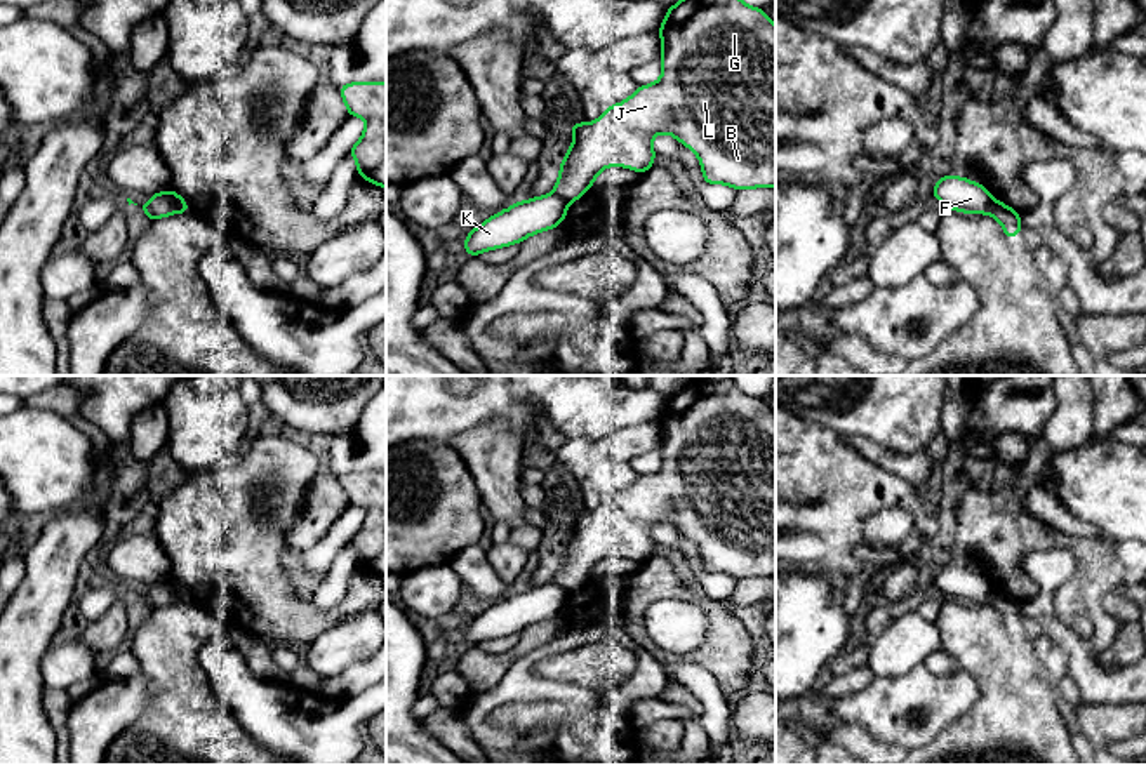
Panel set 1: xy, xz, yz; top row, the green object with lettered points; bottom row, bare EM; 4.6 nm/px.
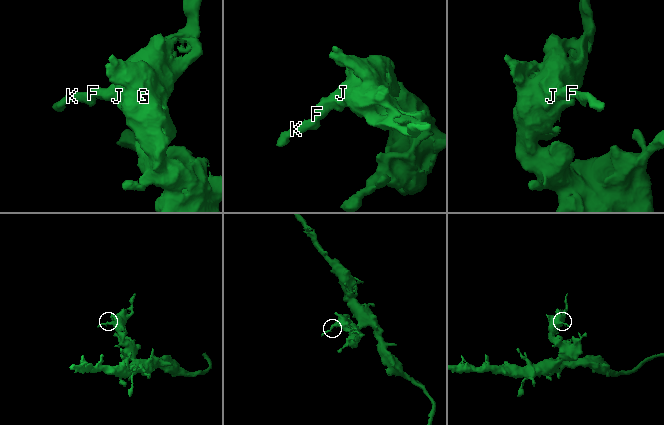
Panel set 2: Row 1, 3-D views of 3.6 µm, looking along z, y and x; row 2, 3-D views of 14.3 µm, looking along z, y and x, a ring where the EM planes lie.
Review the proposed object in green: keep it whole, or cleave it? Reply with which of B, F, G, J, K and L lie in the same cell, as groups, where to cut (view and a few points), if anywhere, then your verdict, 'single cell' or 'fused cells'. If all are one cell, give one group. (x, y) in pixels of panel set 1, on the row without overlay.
B F G J L / K; cut in xy along (166, 581), (176, 600); fused cells

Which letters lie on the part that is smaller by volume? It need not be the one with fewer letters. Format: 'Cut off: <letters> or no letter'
Cut off: K

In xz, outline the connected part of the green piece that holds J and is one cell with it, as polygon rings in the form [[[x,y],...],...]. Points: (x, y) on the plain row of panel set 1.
[[[730,377],[696,379],[668,398],[657,422],[663,431],[661,468],[650,475],[638,475],[628,489],[607,496],[598,509],[570,515],[574,532],[560,553],[553,582],[567,593],[576,591],[610,555],[647,562],[656,548],[652,527],[663,522],[697,544],[708,574],[727,574],[734,579],[776,577],[776,414],[772,409],[762,398],[746,395]]]

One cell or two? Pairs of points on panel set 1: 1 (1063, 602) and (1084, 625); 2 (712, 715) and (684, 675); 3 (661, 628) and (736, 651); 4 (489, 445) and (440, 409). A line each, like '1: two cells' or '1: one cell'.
1: one cell
2: one cell
3: two cells
4: two cells

